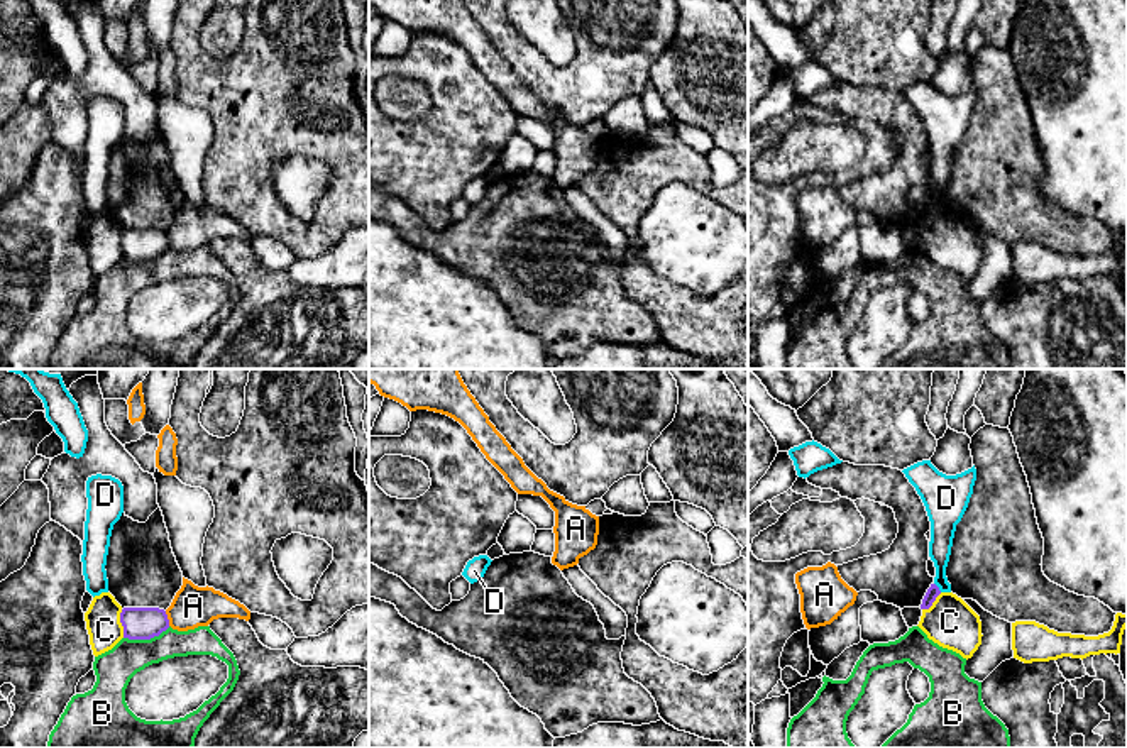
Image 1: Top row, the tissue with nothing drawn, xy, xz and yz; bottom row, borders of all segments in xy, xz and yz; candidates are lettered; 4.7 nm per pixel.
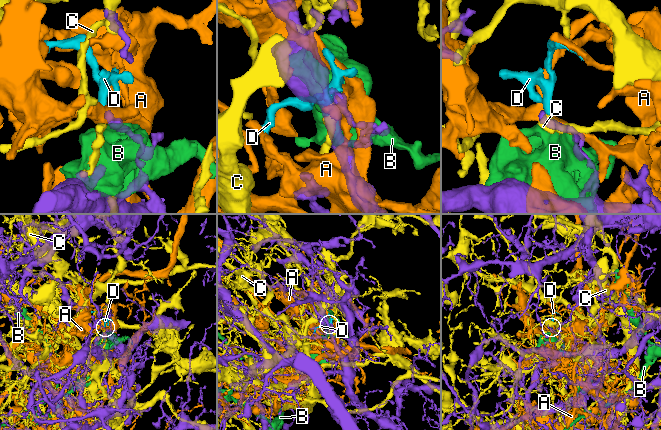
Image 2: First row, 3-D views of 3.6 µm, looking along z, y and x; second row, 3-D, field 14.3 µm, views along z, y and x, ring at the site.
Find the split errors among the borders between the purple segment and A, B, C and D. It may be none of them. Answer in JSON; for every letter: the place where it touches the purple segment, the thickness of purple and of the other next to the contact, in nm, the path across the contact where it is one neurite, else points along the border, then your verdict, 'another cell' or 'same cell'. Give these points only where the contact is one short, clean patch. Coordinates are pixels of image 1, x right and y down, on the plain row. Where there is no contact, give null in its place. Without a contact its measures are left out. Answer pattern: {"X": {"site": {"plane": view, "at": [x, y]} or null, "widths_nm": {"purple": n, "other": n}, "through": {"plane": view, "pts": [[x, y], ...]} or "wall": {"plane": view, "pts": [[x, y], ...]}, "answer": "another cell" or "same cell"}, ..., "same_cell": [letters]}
{"A": {"site": {"plane": "xy", "at": [166, 239]}, "widths_nm": {"purple": 160, "other": 200}, "answer": "another cell"}, "B": {"site": {"plane": "xy", "at": [146, 259]}, "widths_nm": {"purple": 160, "other": 190}, "answer": "another cell"}, "C": {"site": {"plane": "xy", "at": [120, 242]}, "widths_nm": {"purple": 160, "other": 160}, "answer": "another cell"}, "D": {"site": {"plane": "yz", "at": [938, 208]}, "widths_nm": {"purple": 60, "other": 110}, "wall": {"plane": "yz", "pts": [[934, 203], [941, 212]]}, "answer": "another cell"}, "same_cell": []}

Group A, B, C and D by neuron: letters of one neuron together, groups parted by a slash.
A / B / C / D

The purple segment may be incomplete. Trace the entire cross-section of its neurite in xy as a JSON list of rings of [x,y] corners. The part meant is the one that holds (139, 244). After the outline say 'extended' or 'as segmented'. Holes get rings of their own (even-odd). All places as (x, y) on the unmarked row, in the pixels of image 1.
[[[124,228],[120,244],[129,261],[151,261],[169,249],[166,232],[159,228]]] | as segmented

